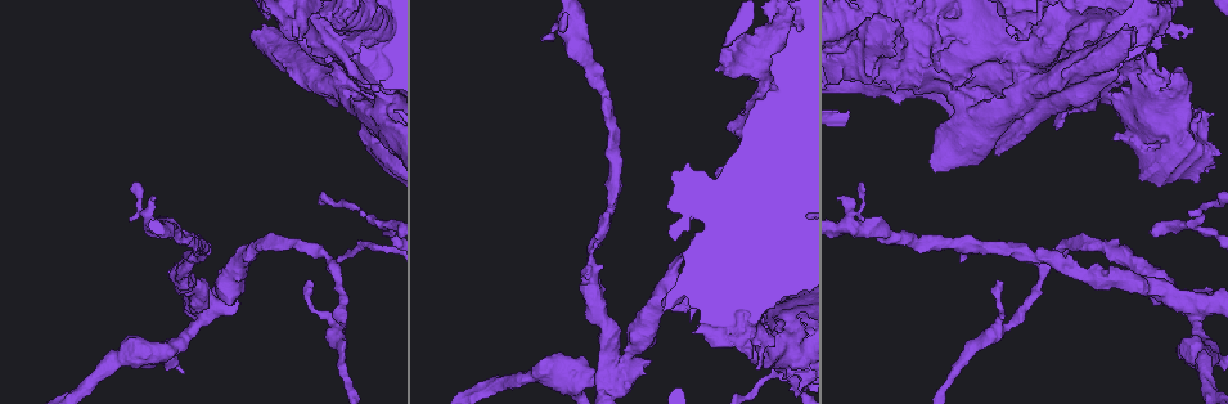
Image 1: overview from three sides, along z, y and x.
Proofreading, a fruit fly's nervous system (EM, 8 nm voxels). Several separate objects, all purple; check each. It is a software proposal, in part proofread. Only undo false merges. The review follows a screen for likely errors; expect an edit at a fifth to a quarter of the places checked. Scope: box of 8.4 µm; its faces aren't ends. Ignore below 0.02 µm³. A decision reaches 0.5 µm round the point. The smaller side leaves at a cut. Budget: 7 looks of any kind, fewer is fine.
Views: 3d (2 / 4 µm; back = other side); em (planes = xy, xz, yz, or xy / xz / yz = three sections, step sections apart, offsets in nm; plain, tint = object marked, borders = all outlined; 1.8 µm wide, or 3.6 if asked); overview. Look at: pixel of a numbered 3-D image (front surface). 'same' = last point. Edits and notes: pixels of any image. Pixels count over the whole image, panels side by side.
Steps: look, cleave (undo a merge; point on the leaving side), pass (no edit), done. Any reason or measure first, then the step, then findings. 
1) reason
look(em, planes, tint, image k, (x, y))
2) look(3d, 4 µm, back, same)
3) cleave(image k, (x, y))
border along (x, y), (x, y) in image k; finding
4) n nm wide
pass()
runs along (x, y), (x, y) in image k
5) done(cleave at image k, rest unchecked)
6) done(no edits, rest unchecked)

sudden change in width
look(3d, 4 µm, back, image 1, (265, 43))

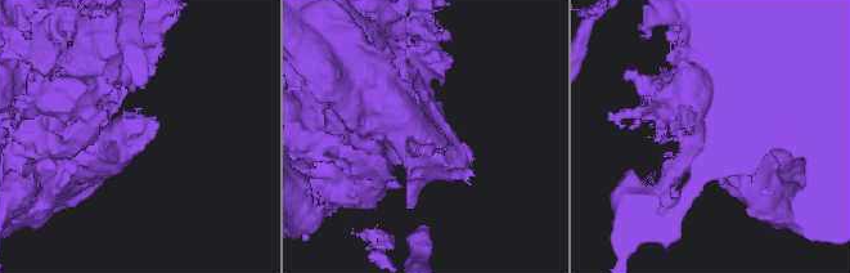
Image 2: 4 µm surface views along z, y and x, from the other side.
look(em, planes, tint, image 2, (424, 134))

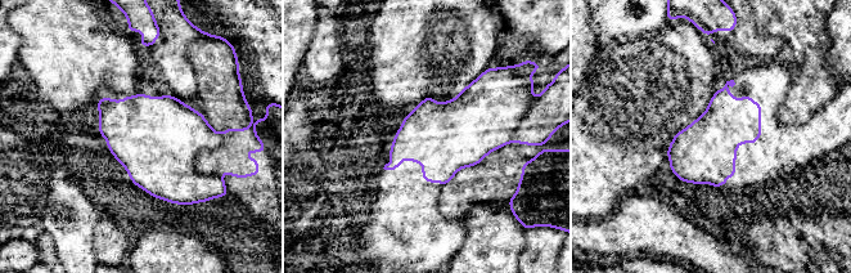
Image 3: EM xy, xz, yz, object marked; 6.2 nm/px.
cleave(image 3, (166, 137))
border along (223, 135), (198, 153), (199, 173) in image 3; two neurons meet here

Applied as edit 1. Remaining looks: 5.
look(overview)

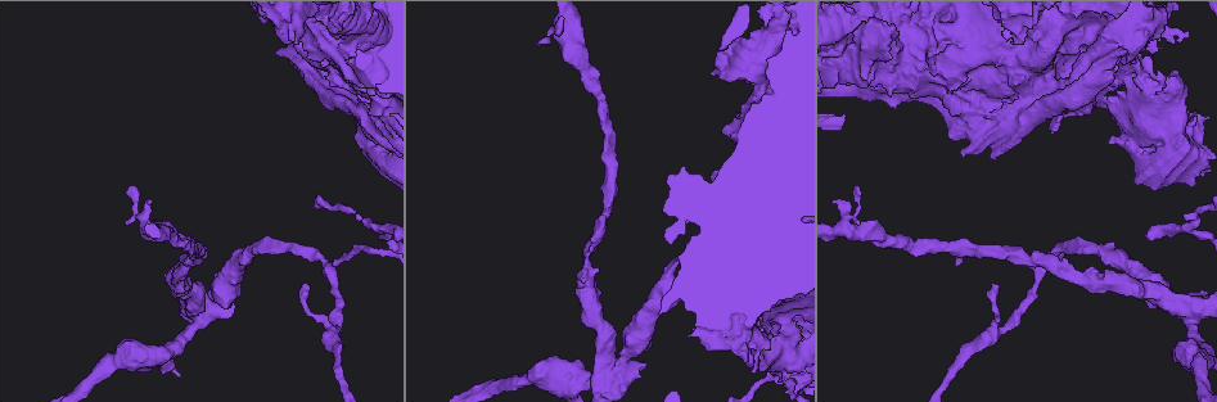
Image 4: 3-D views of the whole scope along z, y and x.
thin neck
look(em, 3.6 µm, yz, step 16, borders, image 4, (1150, 111))

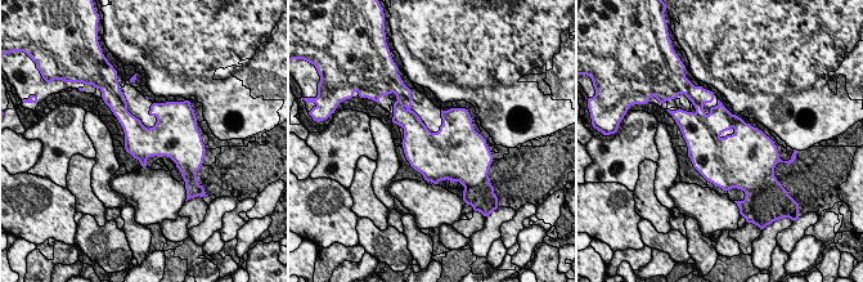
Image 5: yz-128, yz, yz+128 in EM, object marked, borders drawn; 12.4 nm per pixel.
pass()
one neuron here

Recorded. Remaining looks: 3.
abrupt turn
look(em, xy, step 8, tint, image 4, (610, 369))

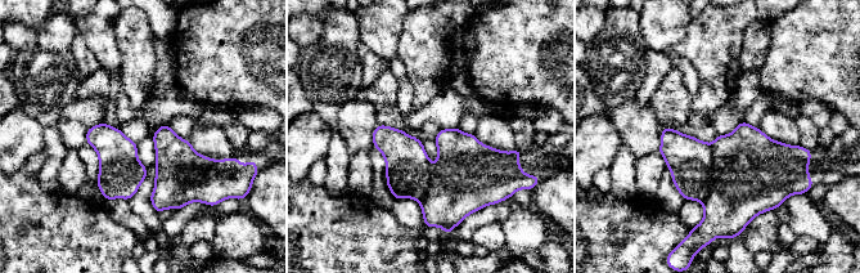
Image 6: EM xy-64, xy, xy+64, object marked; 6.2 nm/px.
look(em, xz, step 4, borders, same)

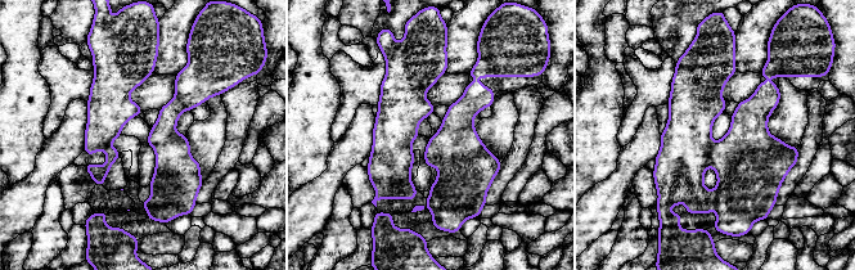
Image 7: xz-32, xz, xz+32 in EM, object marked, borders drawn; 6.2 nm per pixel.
cleave(image 7, (680, 165))
border along (711, 145), (709, 163) in image 7; a second neuron is stuck on

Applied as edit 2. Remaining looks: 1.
done(cleave at image 3, cleave at image 7, rest unchecked)

